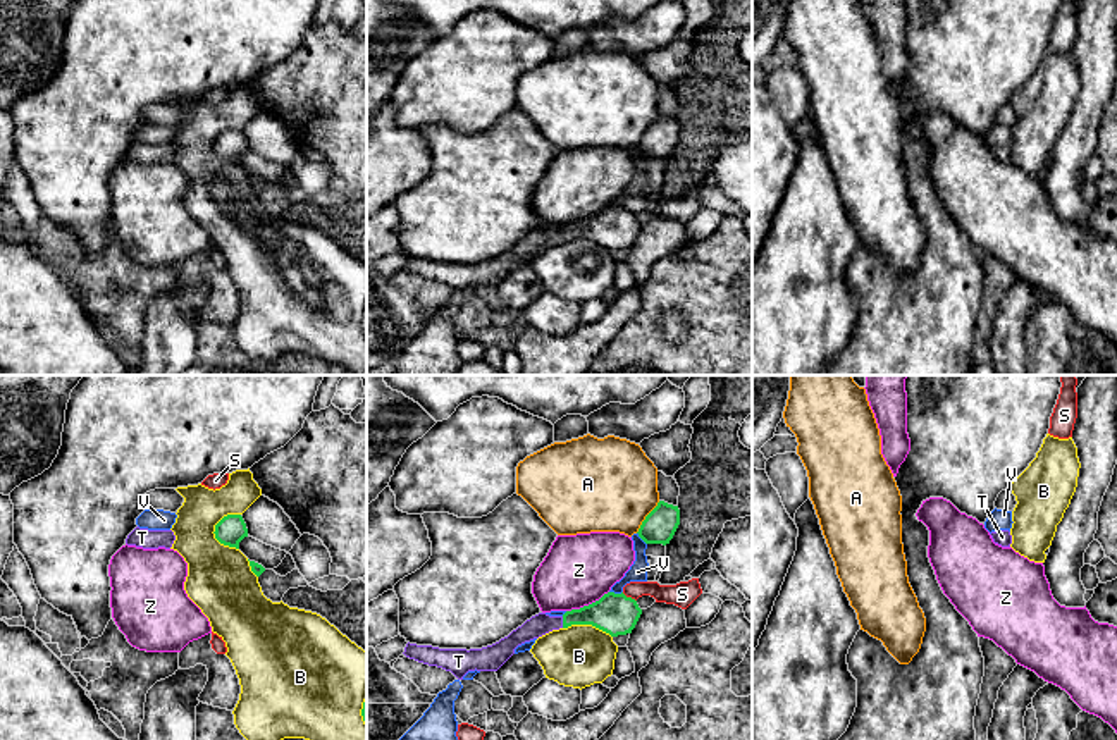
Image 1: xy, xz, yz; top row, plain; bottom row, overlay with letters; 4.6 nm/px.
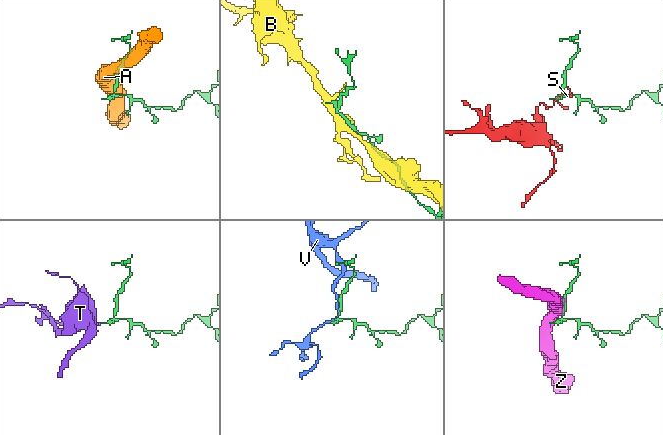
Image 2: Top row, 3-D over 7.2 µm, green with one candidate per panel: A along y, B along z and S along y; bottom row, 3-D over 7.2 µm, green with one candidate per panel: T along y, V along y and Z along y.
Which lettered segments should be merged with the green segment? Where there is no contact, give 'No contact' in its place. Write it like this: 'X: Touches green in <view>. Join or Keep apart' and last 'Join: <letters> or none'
A: Touches green in xz. Keep apart
B: Touches green in xy. Keep apart
S: Touches green in xz. Keep apart
T: Touches green in xz. Join
V: Touches green in xz. Keep apart
Z: Touches green in xz. Keep apart
Join: T

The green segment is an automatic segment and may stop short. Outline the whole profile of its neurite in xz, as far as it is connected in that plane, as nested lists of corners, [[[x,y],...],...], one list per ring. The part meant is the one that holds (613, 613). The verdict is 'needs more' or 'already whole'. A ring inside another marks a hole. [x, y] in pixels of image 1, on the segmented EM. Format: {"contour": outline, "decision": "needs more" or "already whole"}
{"contour": [[[608,592],[599,601],[563,616],[539,613],[513,630],[508,637],[482,649],[439,649],[432,645],[406,644],[404,656],[418,663],[451,671],[458,680],[468,671],[497,671],[525,642],[539,638],[552,630],[571,625],[592,625],[611,637],[632,633],[642,609],[637,601],[623,592]]], "decision": "needs more"}

